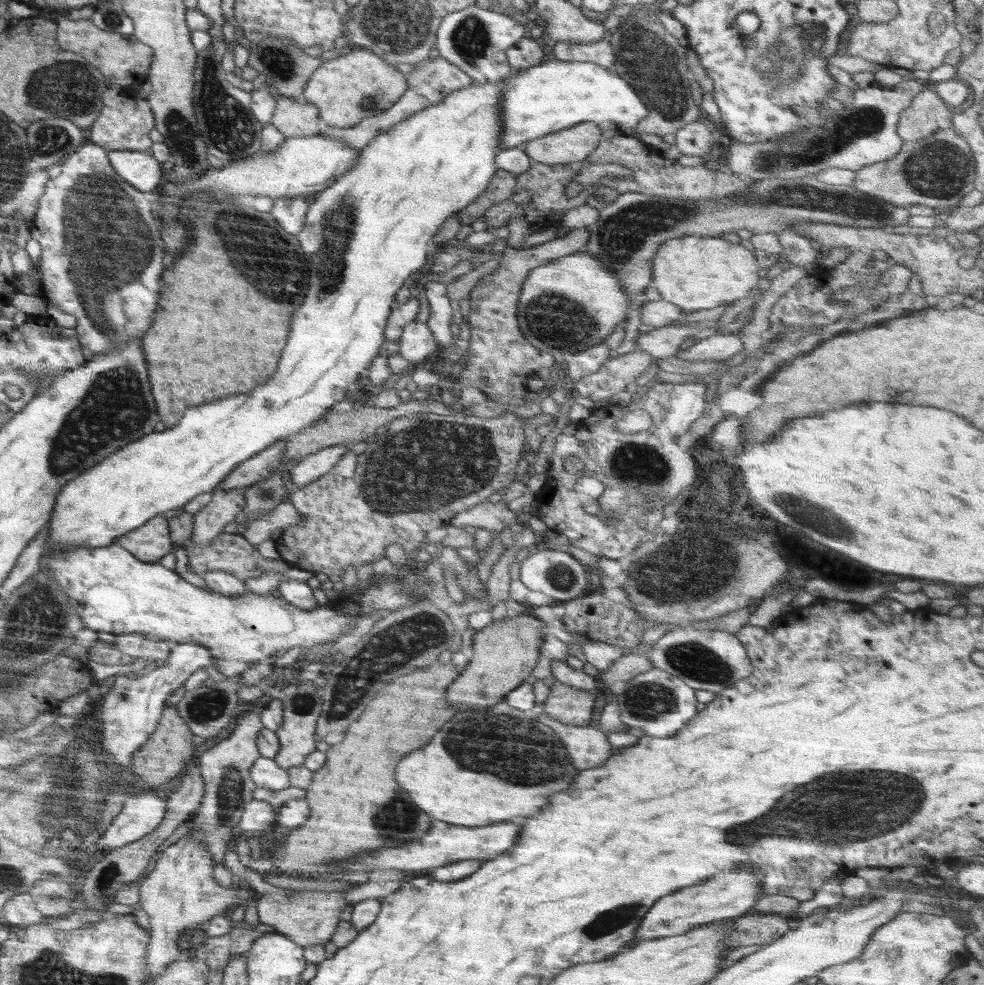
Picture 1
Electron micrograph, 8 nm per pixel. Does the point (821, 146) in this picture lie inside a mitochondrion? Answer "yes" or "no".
yes

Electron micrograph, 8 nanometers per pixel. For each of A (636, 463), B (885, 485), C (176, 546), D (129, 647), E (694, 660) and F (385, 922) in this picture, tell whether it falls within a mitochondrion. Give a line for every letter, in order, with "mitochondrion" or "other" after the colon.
A: mitochondrion
B: other
C: other
D: other
E: mitochondrion
F: other

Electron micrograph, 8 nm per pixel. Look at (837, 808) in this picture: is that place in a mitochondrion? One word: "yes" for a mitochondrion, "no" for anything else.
yes

